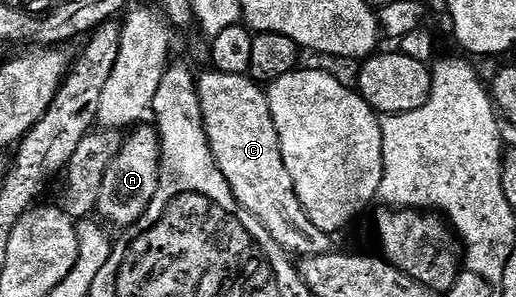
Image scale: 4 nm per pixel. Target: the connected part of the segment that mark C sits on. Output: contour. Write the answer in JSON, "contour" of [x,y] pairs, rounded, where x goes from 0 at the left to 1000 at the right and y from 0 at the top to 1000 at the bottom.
{"contour":[[[411,242],[380,266],[382,320],[390,340],[390,401],[405,461],[405,495],[421,542],[421,562],[432,579],[440,620],[459,663],[459,684],[490,724],[500,751],[506,747],[517,771],[537,771],[552,801],[568,801],[568,828],[585,842],[585,859],[605,862],[616,848],[640,838],[640,791],[628,788],[601,741],[599,717],[583,694],[579,660],[568,630],[564,593],[548,552],[545,522],[545,475],[525,391],[525,364],[516,306],[488,263],[473,249],[432,249]]]}

